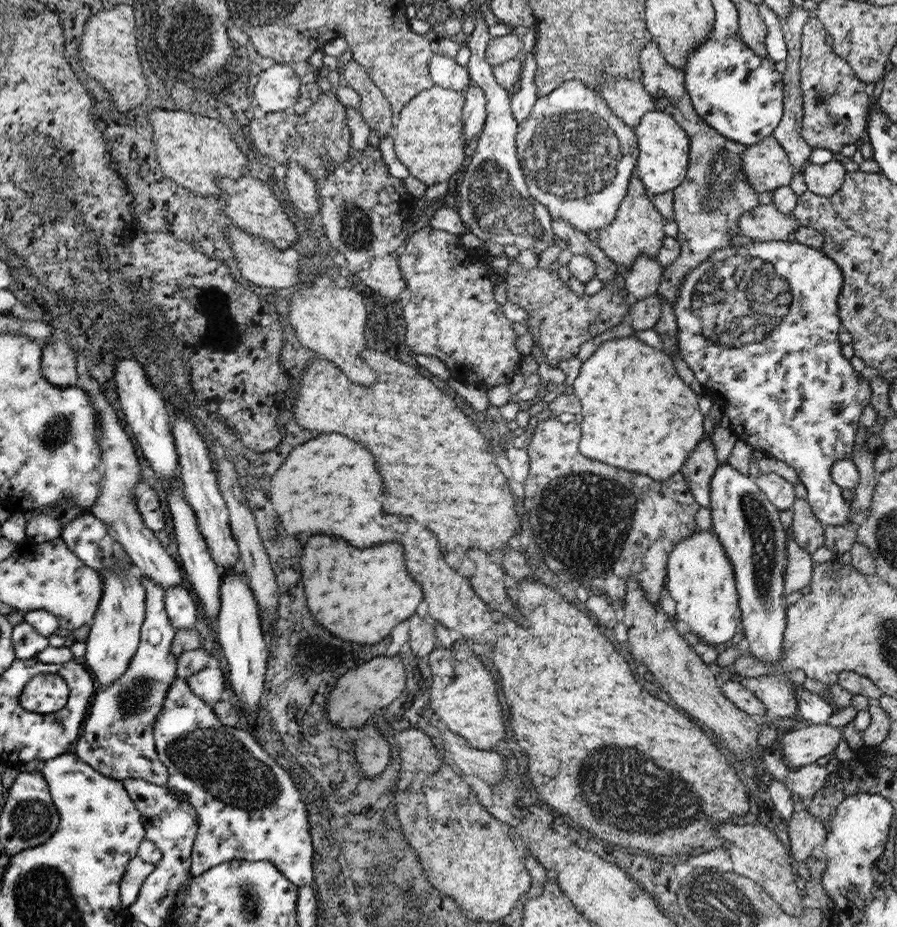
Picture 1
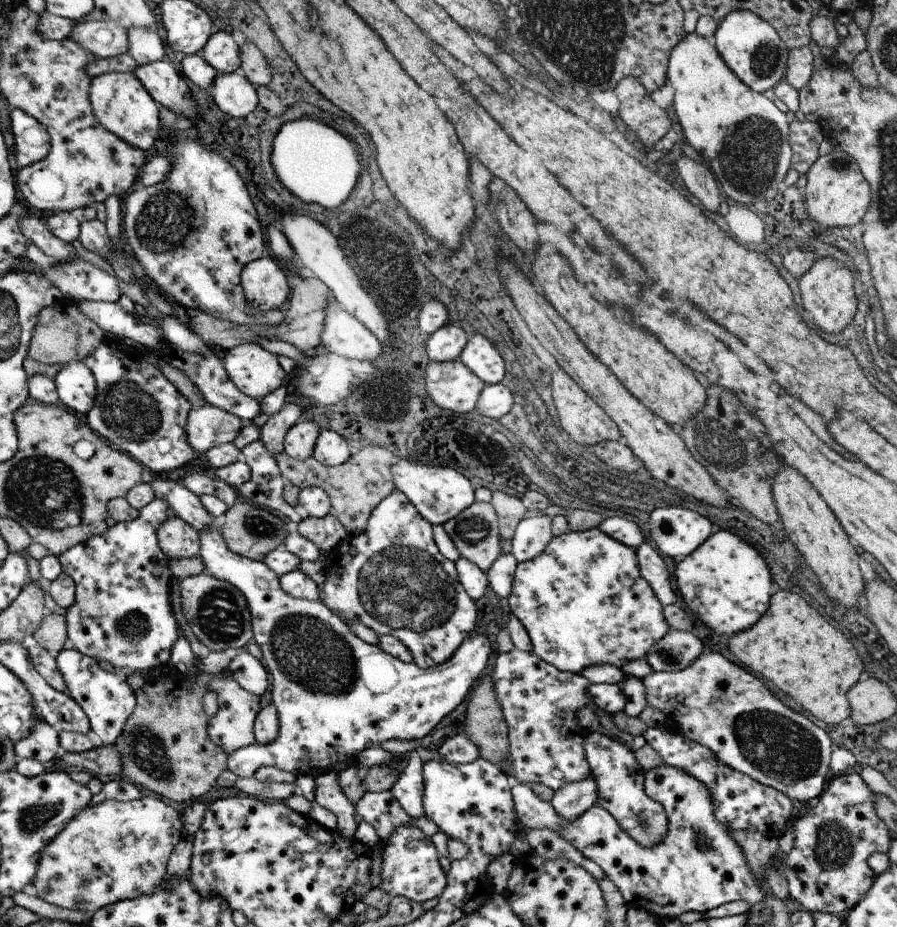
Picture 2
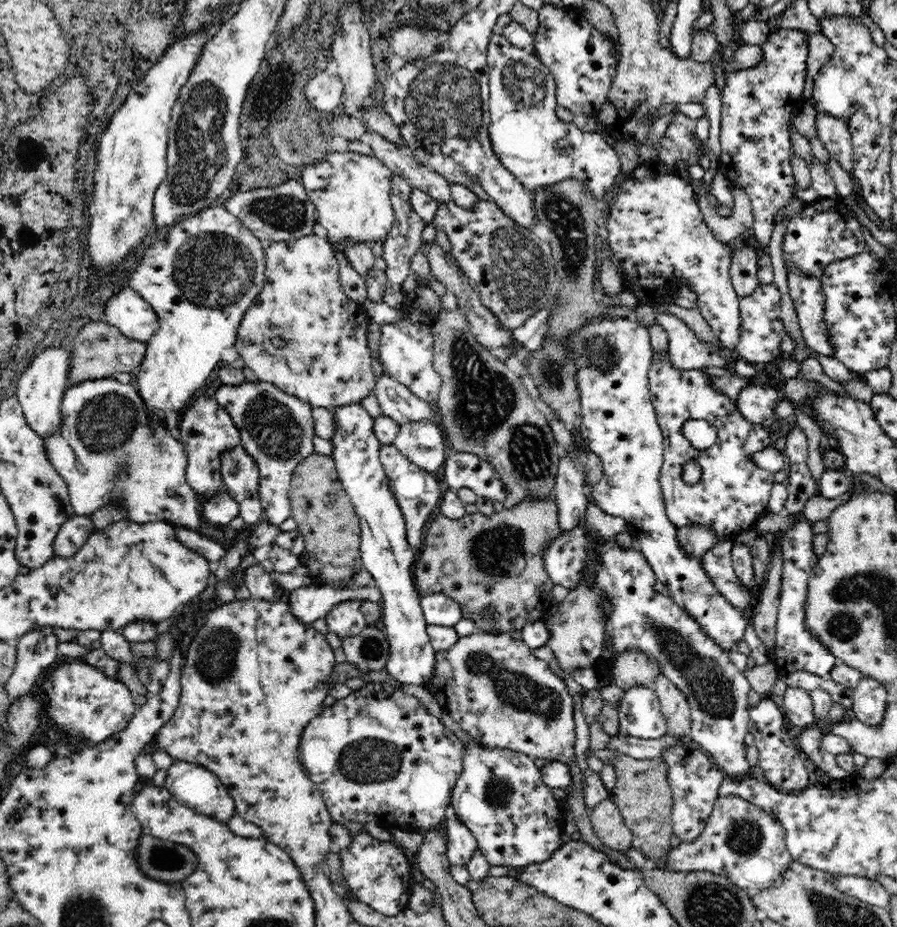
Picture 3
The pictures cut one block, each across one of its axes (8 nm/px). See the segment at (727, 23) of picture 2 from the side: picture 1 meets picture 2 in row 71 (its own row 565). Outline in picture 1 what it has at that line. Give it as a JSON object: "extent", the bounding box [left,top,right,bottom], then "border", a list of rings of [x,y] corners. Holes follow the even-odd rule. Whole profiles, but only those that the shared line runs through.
{"extent":[710,462,787,666],"border":[[[729,462],[718,464],[712,480],[710,480],[710,510],[713,532],[725,551],[726,557],[732,565],[735,586],[738,590],[738,605],[741,611],[741,625],[744,628],[745,653],[756,660],[766,660],[776,666],[782,660],[782,642],[784,642],[784,628],[787,624],[787,608],[784,604],[784,576],[787,568],[787,538],[786,530],[779,519],[779,510],[774,506],[766,494],[758,488],[755,479],[738,472]]]}

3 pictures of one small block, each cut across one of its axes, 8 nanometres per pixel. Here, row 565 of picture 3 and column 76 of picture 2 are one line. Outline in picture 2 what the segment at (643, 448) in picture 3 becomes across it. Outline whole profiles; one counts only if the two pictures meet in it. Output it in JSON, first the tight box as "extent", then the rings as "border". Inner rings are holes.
{"extent":[57,648,137,746],"border":[[[72,648],[63,649],[57,657],[57,666],[60,670],[64,680],[66,682],[66,688],[68,688],[67,695],[72,698],[79,706],[84,710],[86,716],[88,716],[91,731],[93,736],[96,736],[104,745],[113,746],[117,743],[117,740],[121,737],[121,733],[125,729],[125,724],[137,707],[136,692],[134,692],[128,681],[123,676],[118,676],[118,673],[113,670],[102,670],[98,661],[93,657],[84,656],[84,654],[74,650]]]}

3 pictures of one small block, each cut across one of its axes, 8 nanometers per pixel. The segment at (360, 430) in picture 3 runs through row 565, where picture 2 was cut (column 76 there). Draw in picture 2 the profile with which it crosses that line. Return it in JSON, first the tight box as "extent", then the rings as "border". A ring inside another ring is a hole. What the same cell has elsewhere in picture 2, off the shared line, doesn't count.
{"extent":[54,363,97,415],"border":[[[83,363],[68,364],[54,381],[59,401],[78,415],[86,415],[96,403],[97,382],[92,370]]]}

